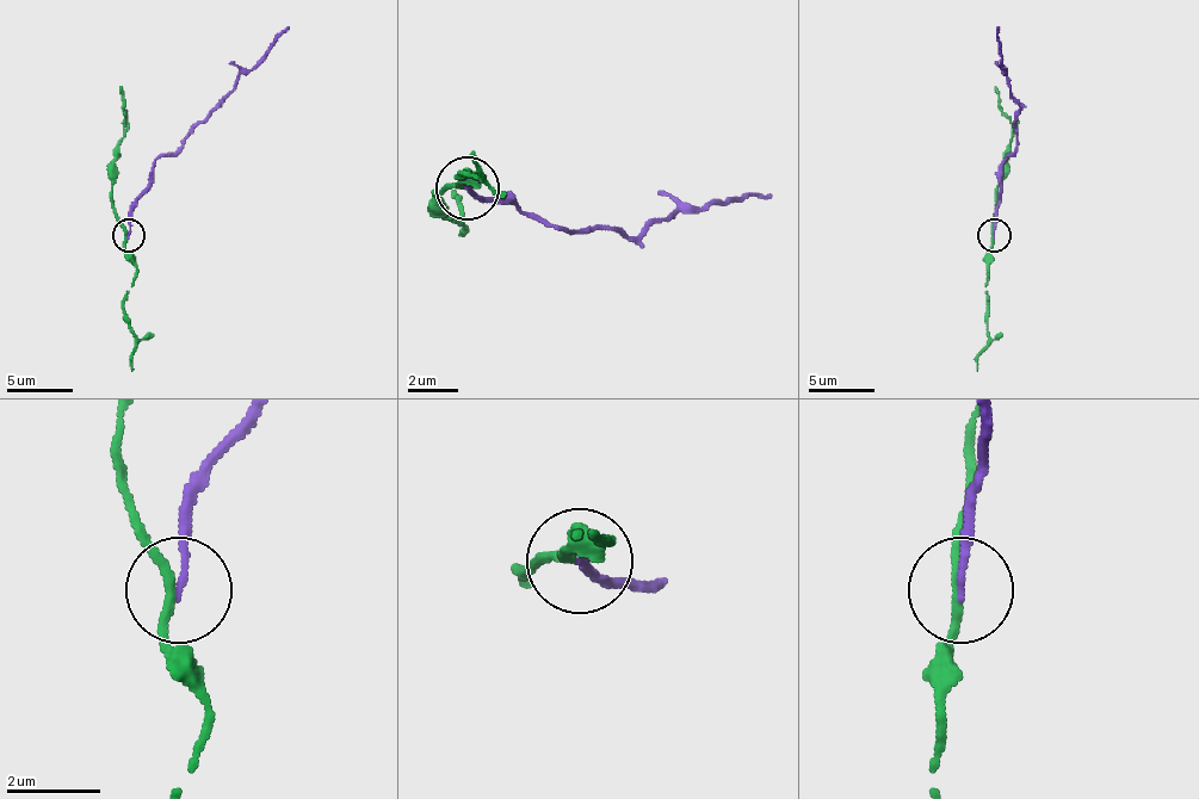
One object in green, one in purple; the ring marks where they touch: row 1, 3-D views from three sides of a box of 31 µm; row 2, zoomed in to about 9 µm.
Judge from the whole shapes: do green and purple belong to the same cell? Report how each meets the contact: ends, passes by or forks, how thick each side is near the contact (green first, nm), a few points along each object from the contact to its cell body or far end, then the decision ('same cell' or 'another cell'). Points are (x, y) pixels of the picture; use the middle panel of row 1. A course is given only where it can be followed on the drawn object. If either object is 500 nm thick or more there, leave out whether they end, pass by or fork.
green passes by; purple ends there; 190 nm thick on the green side, 140 nm on the other; green runs (463, 190), (438, 196), (456, 221), (463, 202), (450, 190); purple runs (469, 190), (513, 202), (525, 215), (569, 233), (619, 227), (637, 240), (668, 215), (768, 196); another cell

